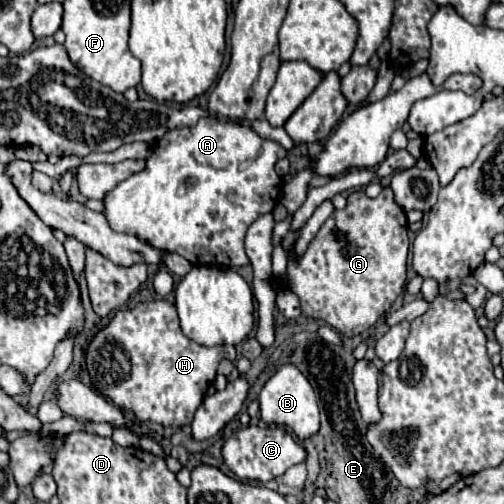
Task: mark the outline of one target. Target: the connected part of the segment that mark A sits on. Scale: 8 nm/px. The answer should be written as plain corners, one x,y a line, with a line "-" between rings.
212,117
212,119
200,119
196,127
184,127
184,129
172,129
168,131
154,147
152,147
152,153
146,161
146,169
140,171
138,175
130,175
130,179
124,179
122,183
118,183
118,187
114,187
112,191
108,191
104,195
104,217
108,221
108,225
114,229
114,231
120,231
120,233
128,233
128,235
136,235
138,239
150,243
152,247
156,249
166,249
166,251
172,251
172,253
178,253
182,255
184,259
188,259
192,265
222,265
222,267
242,267
248,263
248,257
244,253
244,235
246,235
246,229
262,215
270,213
274,207
276,207
276,201
280,197
280,177
276,175
274,171
274,163
278,159
286,157
286,151
274,143
274,141
268,141
268,139
262,139
258,137
250,127
242,127
234,121
226,121
226,119
218,119
218,117

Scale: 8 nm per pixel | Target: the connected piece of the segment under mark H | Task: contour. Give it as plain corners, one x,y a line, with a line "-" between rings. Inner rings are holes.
154,299
138,303
134,309
118,311
110,323
90,339
86,347
84,367
90,373
92,387
110,399
116,407
122,407
122,411
134,413
136,421
152,421
168,429
178,429
186,423
192,423
196,409
202,405
204,393
216,377
218,363
226,357
236,357
236,349
232,345
204,347
194,343
180,329
174,303
168,303
166,299

